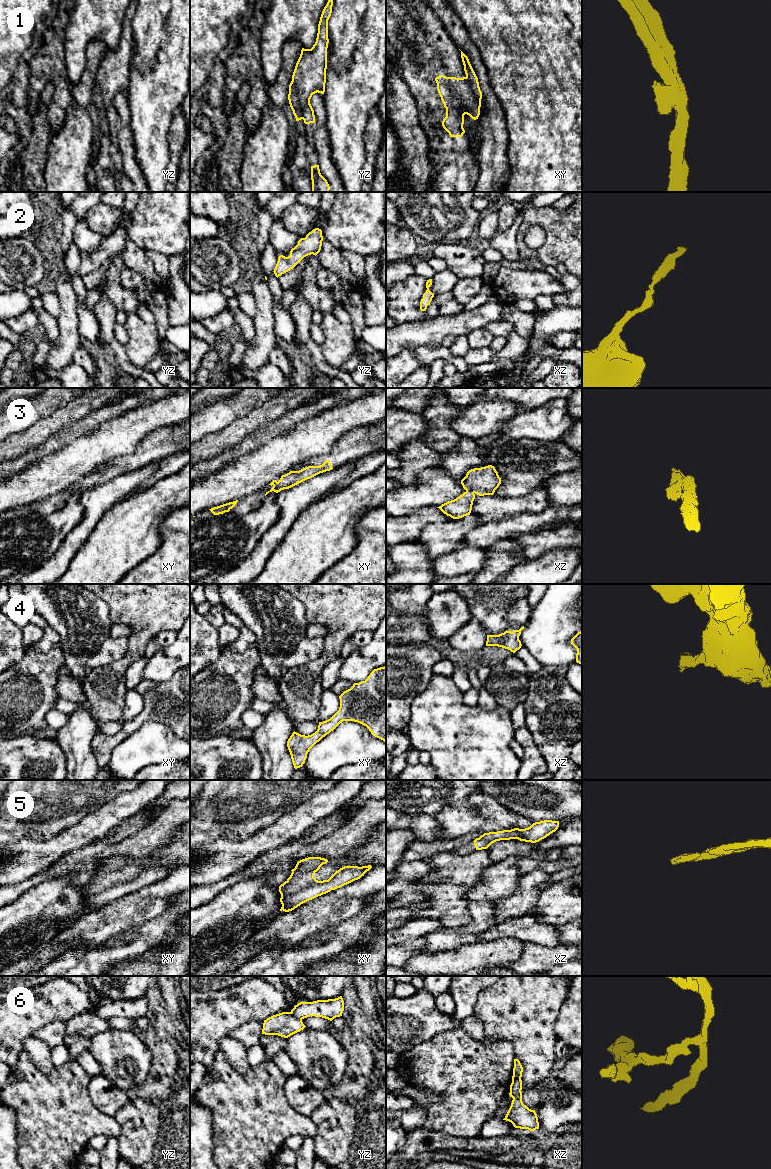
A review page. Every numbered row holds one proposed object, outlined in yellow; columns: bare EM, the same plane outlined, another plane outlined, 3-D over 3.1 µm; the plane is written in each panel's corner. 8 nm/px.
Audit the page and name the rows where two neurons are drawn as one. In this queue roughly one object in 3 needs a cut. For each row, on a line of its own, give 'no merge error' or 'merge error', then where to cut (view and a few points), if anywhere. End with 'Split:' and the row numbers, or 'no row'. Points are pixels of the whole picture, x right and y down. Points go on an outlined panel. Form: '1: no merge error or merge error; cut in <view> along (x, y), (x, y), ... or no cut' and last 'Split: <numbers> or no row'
1: merge error; cut in yz along (291, 81), (303, 118)
2: no merge error; no cut
3: no merge error; no cut
4: no merge error; no cut
5: no merge error; no cut
6: merge error; cut in yz along (290, 1012), (301, 1020)
Split: 1, 6

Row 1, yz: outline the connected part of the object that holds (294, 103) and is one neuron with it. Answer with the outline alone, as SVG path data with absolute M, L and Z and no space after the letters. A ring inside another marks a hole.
M292 81L289 85L288 100L289 100L290 107L293 111L293 114L296 118L296 121L303 119L303 115L302 115L302 111L301 111L301 105L299 103L297 92L295 90L295 87L294 87Z

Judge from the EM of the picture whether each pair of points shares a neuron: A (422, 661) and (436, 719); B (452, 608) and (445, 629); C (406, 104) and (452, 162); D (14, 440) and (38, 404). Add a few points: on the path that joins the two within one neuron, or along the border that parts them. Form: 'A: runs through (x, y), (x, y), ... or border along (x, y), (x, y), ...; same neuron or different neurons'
A: border along (434, 674), (427, 686), (413, 702); different neurons
B: runs through (447, 613), (445, 624); same neuron
C: border along (416, 105), (419, 111), (420, 122), (425, 127); different neurons
D: border along (27, 429), (10, 435); different neurons

